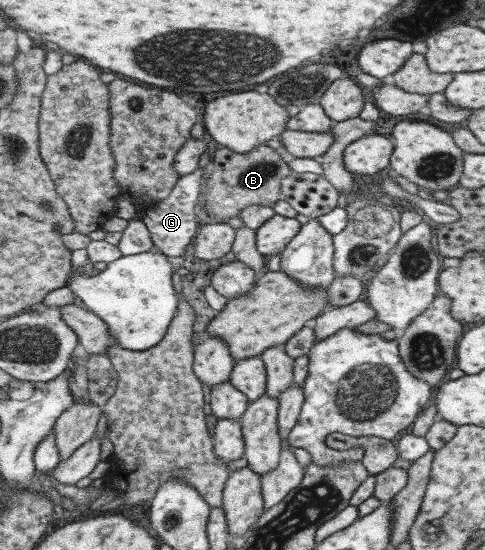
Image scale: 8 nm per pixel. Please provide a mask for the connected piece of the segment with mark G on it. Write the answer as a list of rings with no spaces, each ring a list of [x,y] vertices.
[[[197,167],[187,175],[179,176],[169,195],[155,205],[145,209],[141,221],[149,231],[152,247],[157,248],[165,256],[182,256],[189,242],[194,239],[199,225],[195,222],[194,207],[199,197],[199,183],[203,170]]]

